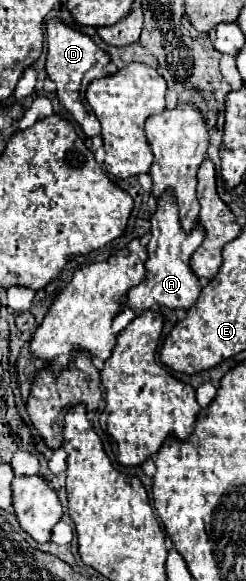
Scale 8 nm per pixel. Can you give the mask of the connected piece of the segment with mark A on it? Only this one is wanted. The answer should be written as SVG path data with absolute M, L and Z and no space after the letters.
M166 189L156 199L156 211L150 223L152 223L152 239L148 243L148 261L146 261L148 279L146 283L136 285L128 293L126 305L132 309L150 309L158 303L160 307L166 305L170 309L188 309L196 303L200 289L202 289L196 273L190 267L190 257L204 241L204 227L194 225L192 231L182 229L182 223L178 217L178 203L176 203L176 195L172 193L172 189Z

